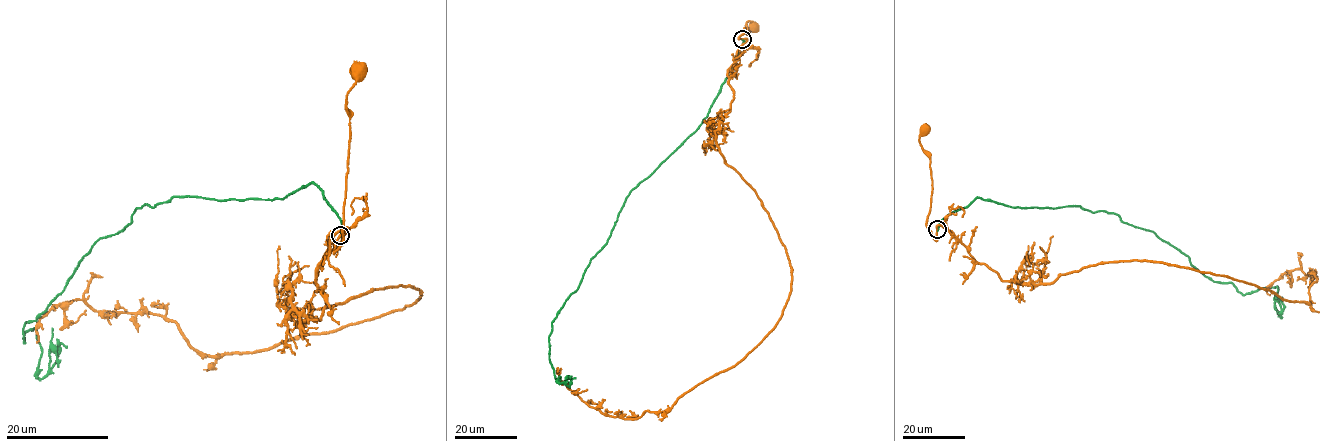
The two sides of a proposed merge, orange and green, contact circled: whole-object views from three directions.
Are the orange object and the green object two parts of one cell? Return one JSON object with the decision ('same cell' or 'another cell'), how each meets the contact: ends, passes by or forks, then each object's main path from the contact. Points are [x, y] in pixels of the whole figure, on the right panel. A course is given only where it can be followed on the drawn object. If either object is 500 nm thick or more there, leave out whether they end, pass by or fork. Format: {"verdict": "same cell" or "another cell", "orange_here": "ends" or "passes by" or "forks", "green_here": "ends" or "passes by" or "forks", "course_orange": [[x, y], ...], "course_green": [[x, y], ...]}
{"verdict": "another cell", "orange_here": "passes by", "green_here": "ends", "course_orange": [[937, 229], [935, 240], [926, 225], [932, 194], [930, 158], [919, 140], [920, 130], [925, 128]], "course_green": [[937, 229], [977, 197], [1105, 210], [1152, 231], [1243, 294], [1277, 287], [1281, 317], [1276, 298], [1275, 310]]}

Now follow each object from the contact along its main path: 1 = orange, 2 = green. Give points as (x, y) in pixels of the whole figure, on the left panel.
1: (340, 235), (334, 252), (343, 241), (349, 117), (346, 105), (349, 89), (363, 68), (360, 69)
2: (340, 235), (313, 182), (283, 199), (144, 204), (25, 322), (37, 376), (50, 348), (58, 367)

